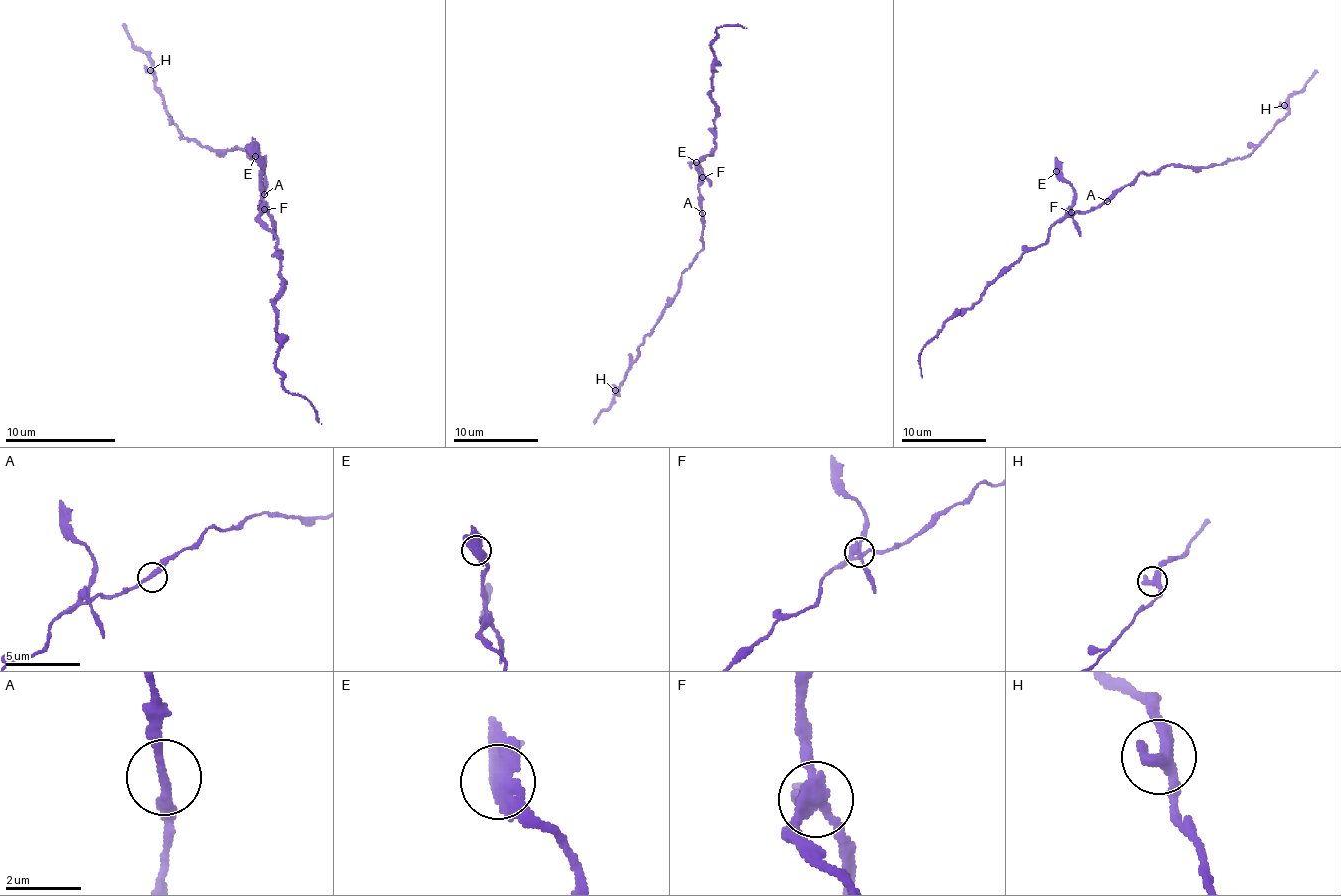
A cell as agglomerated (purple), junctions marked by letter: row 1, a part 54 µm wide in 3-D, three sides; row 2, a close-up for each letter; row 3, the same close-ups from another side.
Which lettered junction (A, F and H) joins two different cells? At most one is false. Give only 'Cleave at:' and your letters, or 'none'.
Cleave at: F

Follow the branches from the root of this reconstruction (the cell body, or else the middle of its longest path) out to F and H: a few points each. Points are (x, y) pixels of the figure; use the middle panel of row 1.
F: (702, 213), (702, 196), (698, 190), (702, 177)
H: (702, 213), (702, 250), (681, 275), (681, 288), (645, 337), (623, 384), (617, 392), (615, 390)

